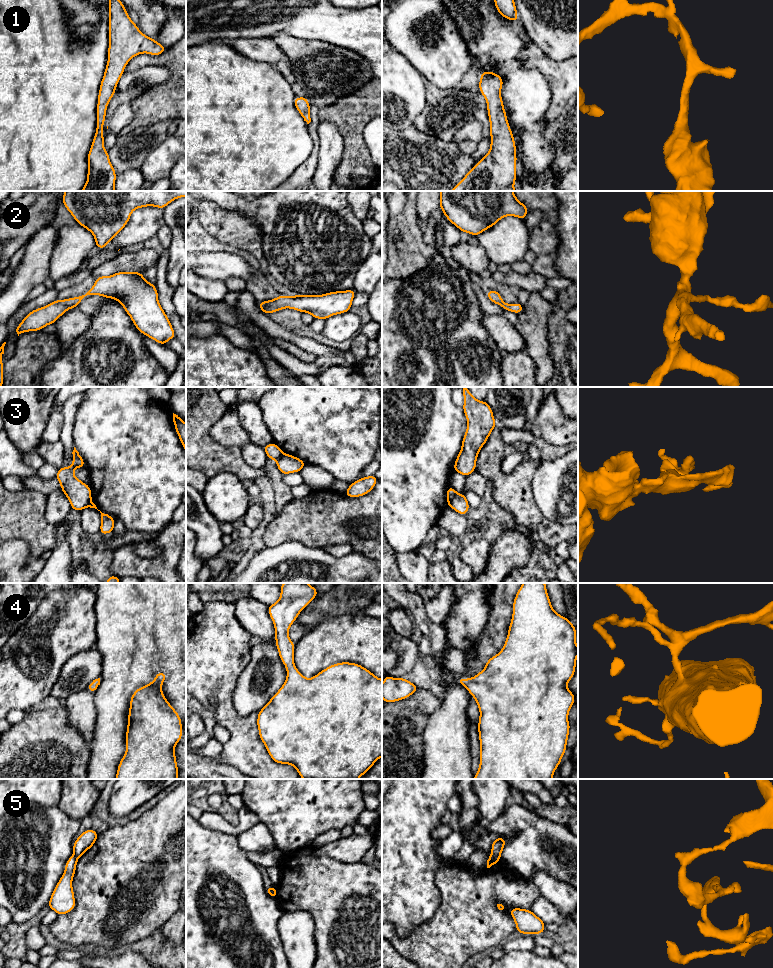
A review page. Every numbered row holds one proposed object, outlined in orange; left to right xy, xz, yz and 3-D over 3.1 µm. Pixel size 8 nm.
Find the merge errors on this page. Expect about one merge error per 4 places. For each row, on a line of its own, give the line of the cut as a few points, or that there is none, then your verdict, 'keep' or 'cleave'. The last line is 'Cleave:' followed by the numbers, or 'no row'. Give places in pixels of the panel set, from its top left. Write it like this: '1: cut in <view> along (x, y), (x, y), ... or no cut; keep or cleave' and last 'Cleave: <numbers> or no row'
1: no cut; keep
2: no cut; keep
3: cut in yz along (456, 493), (448, 505); cleave
4: no cut; keep
5: cut in yz along (491, 855), (499, 858); cleave
Cleave: 3, 5

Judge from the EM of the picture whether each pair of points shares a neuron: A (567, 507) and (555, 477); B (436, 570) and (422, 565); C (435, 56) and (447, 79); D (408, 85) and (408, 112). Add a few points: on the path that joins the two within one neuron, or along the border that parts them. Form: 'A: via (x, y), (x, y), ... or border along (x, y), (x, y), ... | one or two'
A: via (559, 500), (555, 496), (555, 485) | one
B: border along (430, 565), (428, 572) | two
C: via (441, 62), (447, 73) | one
D: via (408, 92), (408, 105) | one

